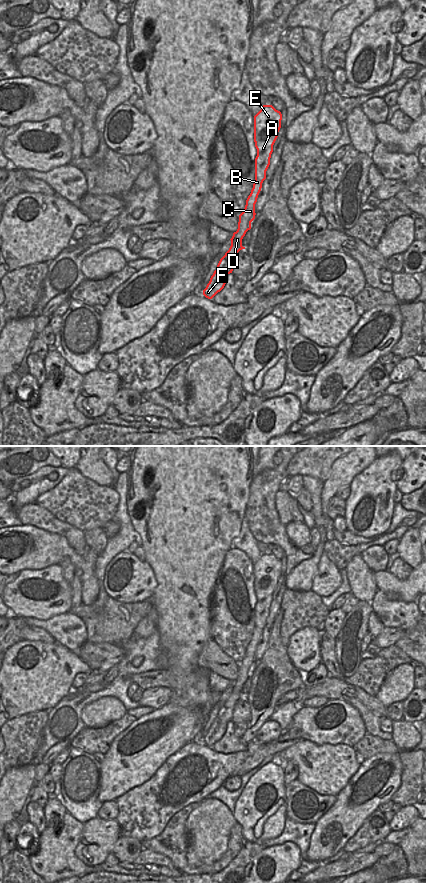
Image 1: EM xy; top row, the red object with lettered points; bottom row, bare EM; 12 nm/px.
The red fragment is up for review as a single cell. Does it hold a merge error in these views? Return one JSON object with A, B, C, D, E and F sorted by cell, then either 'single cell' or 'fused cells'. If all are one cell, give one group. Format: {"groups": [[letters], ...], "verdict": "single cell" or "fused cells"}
{"groups": [["A", "B", "C", "D", "E", "F"]], "verdict": "single cell"}

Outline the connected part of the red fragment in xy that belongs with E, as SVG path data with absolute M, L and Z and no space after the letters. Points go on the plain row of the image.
M263 553L261 558L254 564L254 590L257 597L255 606L255 628L250 643L246 648L243 660L239 663L238 677L233 681L231 694L220 707L216 718L209 731L203 738L203 743L212 747L220 740L226 730L227 724L233 719L234 707L237 701L245 697L242 687L246 680L251 677L251 670L255 667L255 652L266 627L266 619L270 613L273 593L281 576L282 562L272 553Z

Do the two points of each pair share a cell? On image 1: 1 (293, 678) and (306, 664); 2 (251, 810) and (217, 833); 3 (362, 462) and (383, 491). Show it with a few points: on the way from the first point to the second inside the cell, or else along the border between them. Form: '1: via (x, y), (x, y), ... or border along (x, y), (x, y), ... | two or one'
1: border along (286, 651), (291, 663), (304, 673) | two
2: border along (232, 813), (236, 821) | two
3: border along (377, 457), (359, 472), (350, 484) | two

